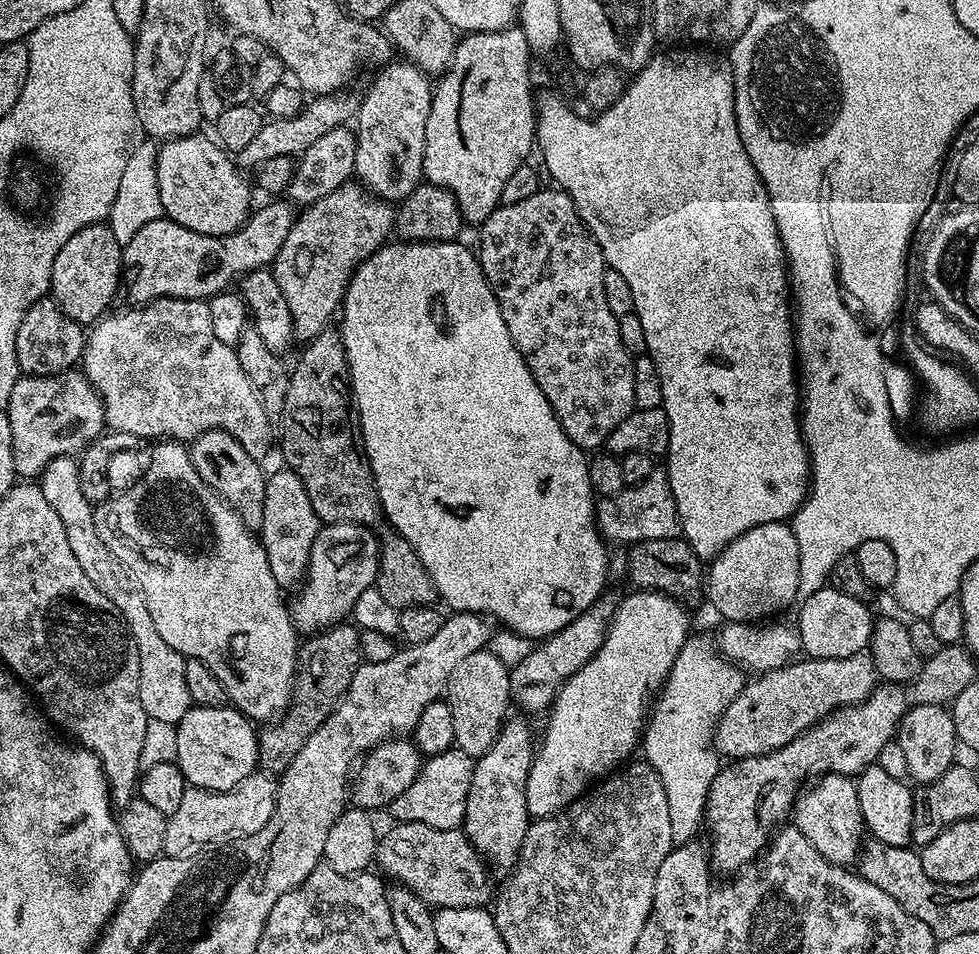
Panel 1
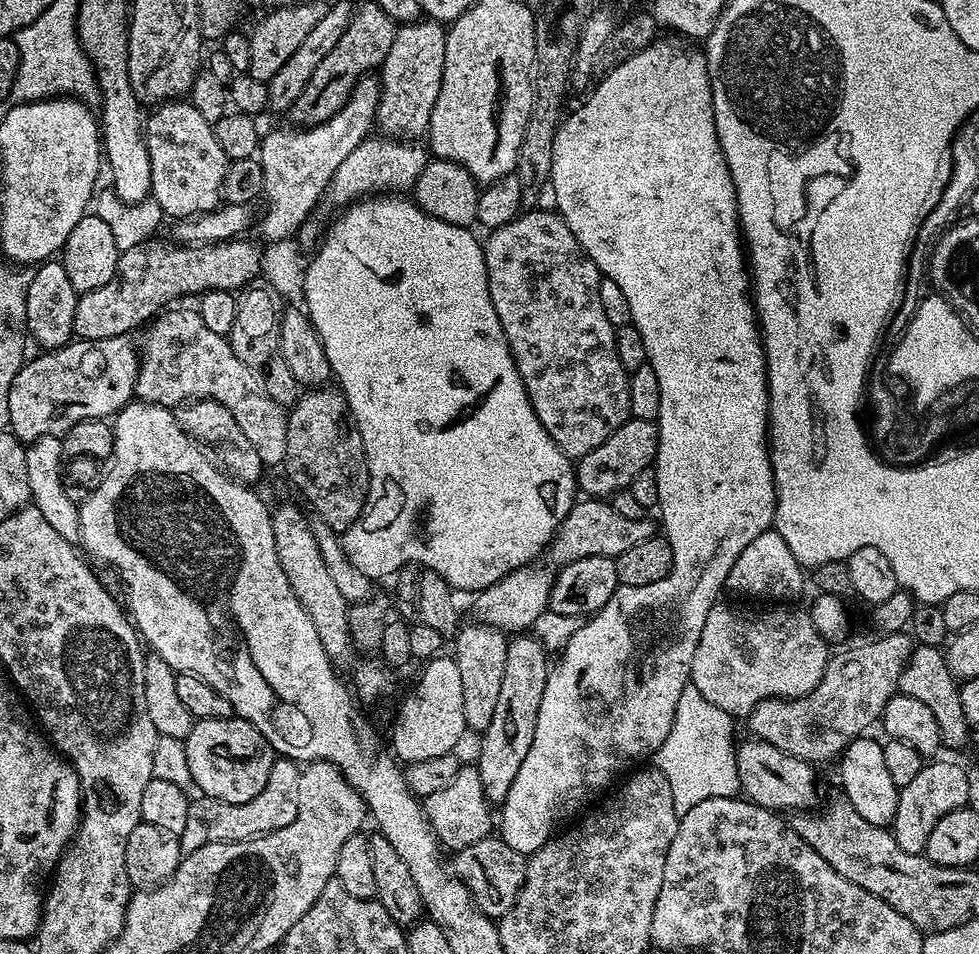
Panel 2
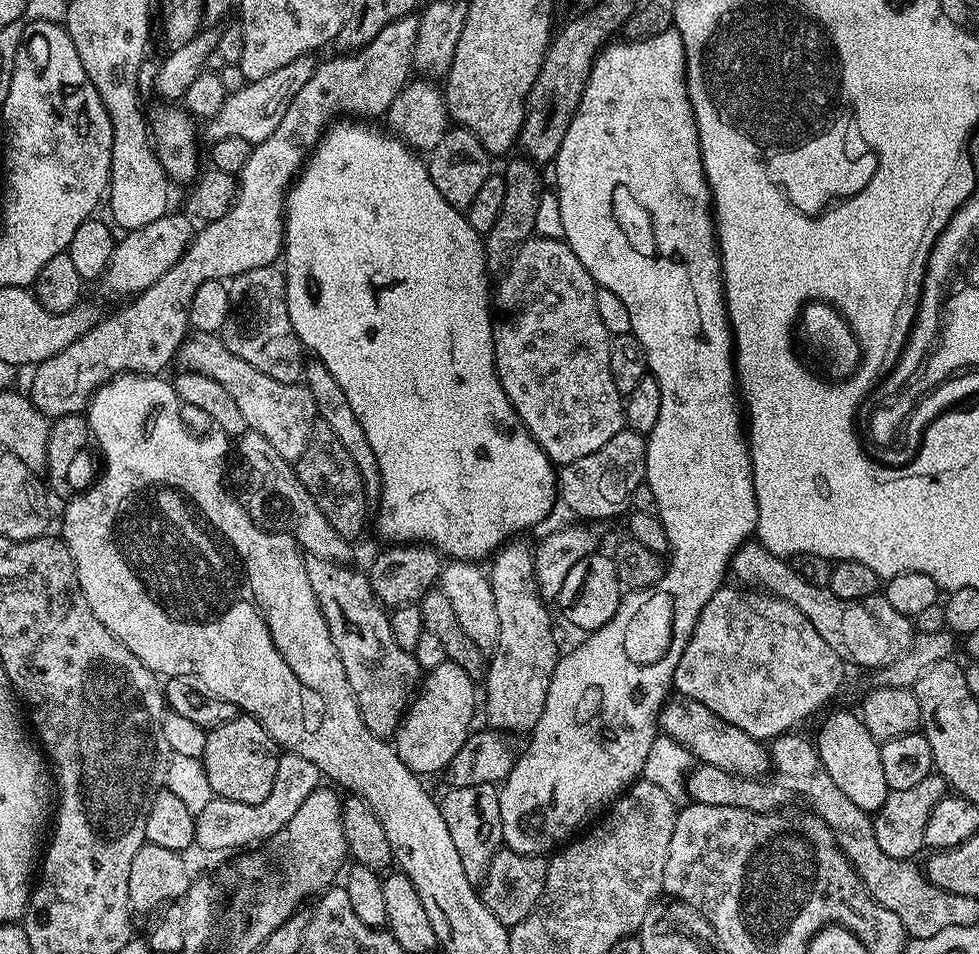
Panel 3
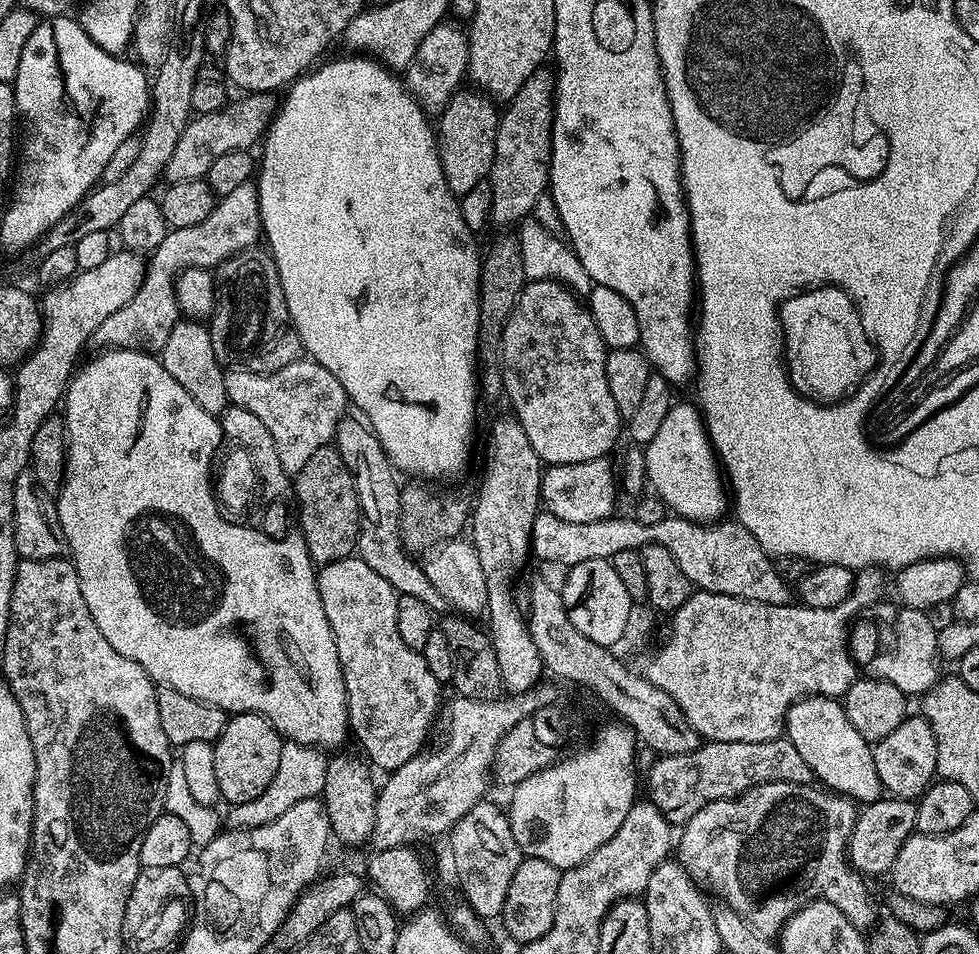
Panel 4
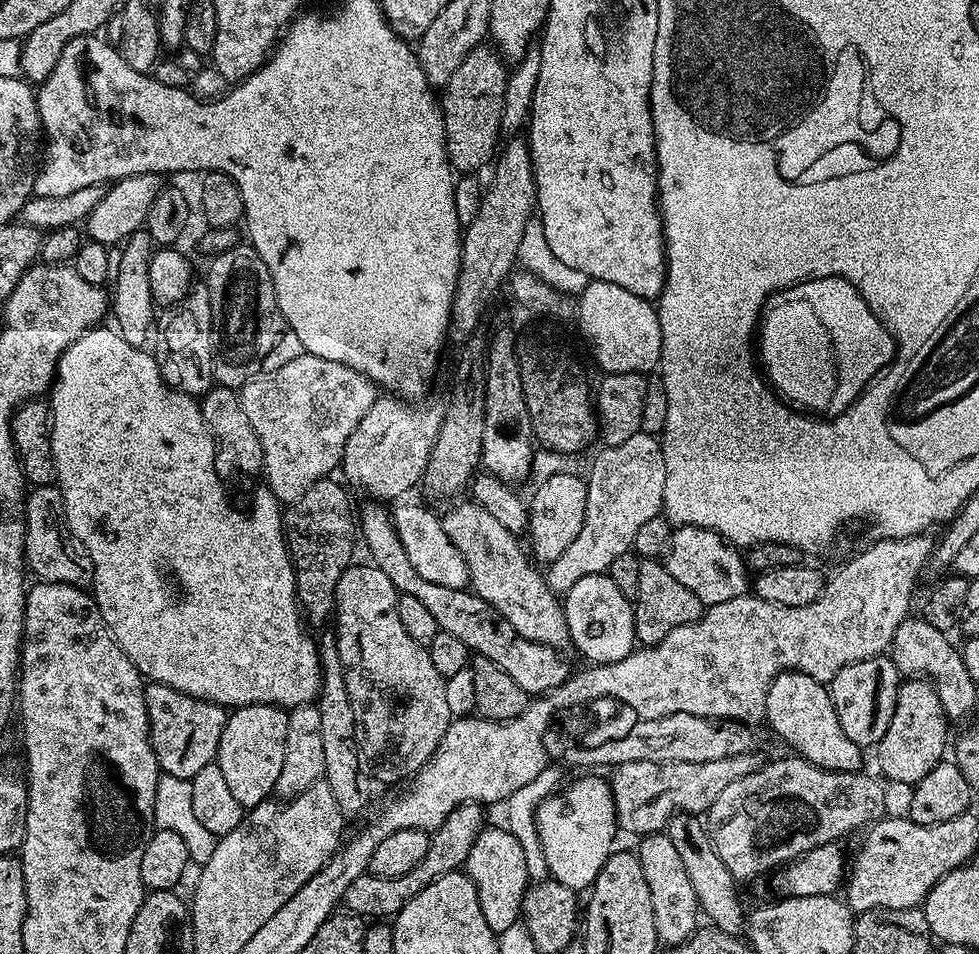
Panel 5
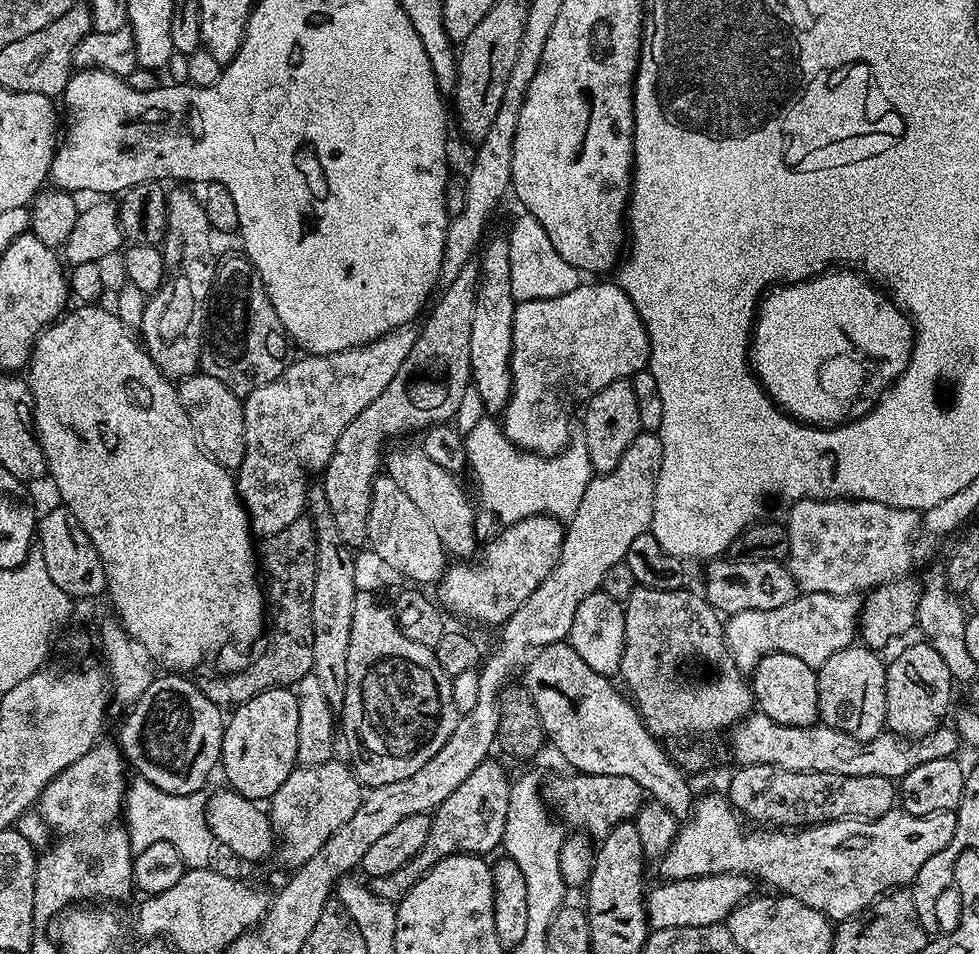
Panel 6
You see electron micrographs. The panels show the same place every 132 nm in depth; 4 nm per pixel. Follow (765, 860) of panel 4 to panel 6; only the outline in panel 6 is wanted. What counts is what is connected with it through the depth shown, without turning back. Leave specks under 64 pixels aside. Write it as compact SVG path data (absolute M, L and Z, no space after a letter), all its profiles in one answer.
M774 764L758 766L740 766L735 769L732 781L728 784L726 795L741 817L753 816L756 820L769 820L769 825L783 826L788 830L803 828L809 824L825 824L831 820L876 820L882 814L893 811L898 800L898 788L895 783L877 776L847 776L846 774L814 774L813 772L795 772L782 770Z

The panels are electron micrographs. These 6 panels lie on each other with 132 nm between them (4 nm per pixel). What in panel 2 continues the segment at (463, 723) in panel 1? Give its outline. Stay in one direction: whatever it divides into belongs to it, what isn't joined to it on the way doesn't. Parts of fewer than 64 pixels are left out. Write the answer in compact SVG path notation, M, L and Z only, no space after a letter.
M479 622L465 623L454 637L454 659L462 676L462 709L467 727L482 734L494 718L494 706L498 703L498 690L502 686L502 670L506 670L506 650L509 637L496 628Z

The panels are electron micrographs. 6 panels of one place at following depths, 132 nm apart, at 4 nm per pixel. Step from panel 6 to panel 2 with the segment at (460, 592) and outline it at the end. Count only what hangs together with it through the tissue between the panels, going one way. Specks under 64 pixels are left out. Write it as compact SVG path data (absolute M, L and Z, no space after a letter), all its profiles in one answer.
M630 418L602 446L594 446L590 454L579 457L575 461L576 487L588 498L610 498L616 492L631 489L634 478L642 474L642 470L653 467L660 426L654 420L638 420Z

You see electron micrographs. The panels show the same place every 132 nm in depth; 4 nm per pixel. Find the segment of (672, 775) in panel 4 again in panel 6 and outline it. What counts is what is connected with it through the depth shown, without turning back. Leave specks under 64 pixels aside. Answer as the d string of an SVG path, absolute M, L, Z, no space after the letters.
M585 772L568 775L572 776L556 776L549 784L547 781L544 788L545 799L557 817L564 816L563 823L569 829L572 827L572 830L583 830L589 837L608 836L610 830L614 830L614 826L631 821L640 805L645 803L646 793L638 786L638 782L634 782L634 778Z

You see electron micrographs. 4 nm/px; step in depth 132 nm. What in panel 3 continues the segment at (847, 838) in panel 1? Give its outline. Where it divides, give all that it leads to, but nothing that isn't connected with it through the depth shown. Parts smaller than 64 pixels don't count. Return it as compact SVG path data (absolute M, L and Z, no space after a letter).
M669 695L660 711L659 731L687 748L699 763L718 766L739 776L763 777L769 771L770 752L761 741L738 730L738 726L730 726L730 722L718 718L714 710L706 710L702 702L694 702L689 696Z

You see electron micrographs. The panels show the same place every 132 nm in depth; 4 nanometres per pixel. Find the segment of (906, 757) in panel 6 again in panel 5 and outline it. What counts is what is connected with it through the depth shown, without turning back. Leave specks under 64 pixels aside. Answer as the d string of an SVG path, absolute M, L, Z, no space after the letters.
M670 714L656 720L652 724L640 724L640 728L632 728L624 740L616 740L616 744L604 744L604 748L596 748L596 752L576 752L576 760L584 760L584 770L596 770L599 764L615 766L622 762L714 762L718 758L730 758L734 754L756 752L756 736L747 724L735 722L713 722L704 716L692 714Z

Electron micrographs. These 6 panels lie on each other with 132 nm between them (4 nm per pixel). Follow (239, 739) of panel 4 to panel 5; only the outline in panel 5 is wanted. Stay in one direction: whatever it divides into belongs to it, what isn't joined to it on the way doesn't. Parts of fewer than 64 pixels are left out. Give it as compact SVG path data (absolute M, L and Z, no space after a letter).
M251 704L235 709L225 719L214 763L222 770L226 786L230 786L230 794L241 808L257 808L275 793L282 762L286 762L287 733L288 712L275 704Z

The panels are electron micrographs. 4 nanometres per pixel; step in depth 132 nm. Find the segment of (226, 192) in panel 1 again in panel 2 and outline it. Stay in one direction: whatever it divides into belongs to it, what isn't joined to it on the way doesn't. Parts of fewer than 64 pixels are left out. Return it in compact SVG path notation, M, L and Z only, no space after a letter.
M169 100L157 105L152 111L154 112L151 116L149 113L144 124L149 150L152 199L162 210L163 215L172 216L171 219L174 220L188 219L215 210L223 199L222 182L230 161L222 146L219 146L212 125L186 100Z

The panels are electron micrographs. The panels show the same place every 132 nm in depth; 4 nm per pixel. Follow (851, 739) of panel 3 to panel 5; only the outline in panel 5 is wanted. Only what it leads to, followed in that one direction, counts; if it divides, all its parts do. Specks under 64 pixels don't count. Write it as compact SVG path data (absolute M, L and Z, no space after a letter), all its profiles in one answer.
M780 672L770 682L770 690L766 694L766 710L764 711L766 724L776 731L780 740L785 740L792 747L791 751L801 760L808 760L814 766L825 768L831 772L858 772L861 771L865 753L842 731L838 723L838 714L834 710L831 691L825 685L819 684L801 672Z

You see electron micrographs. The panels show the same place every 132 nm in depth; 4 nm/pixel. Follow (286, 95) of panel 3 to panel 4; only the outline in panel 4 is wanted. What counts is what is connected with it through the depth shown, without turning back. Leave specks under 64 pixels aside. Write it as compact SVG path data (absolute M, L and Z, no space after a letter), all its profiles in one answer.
M249 92L239 98L241 100L233 99L221 112L195 115L189 120L182 137L178 138L178 143L174 146L173 155L167 162L164 171L167 183L177 184L205 179L214 158L234 150L248 150L253 147L251 144L261 143L264 133L278 111L277 97L270 92Z

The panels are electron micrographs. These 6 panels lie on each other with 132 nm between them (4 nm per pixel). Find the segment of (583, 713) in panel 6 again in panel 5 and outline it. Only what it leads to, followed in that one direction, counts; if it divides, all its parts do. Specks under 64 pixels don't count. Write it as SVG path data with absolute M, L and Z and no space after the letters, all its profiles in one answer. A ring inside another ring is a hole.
M368 502L361 512L359 509L358 536L363 547L364 544L368 547L367 559L378 570L382 570L390 582L394 582L399 595L418 598L418 602L428 607L441 632L455 634L461 642L466 642L466 646L475 655L490 658L490 662L502 666L502 670L506 670L506 674L510 674L510 678L522 686L525 694L544 694L568 681L570 669L557 649L522 638L522 634L518 634L514 626L510 626L510 622L506 622L506 618L502 618L502 614L498 614L490 602L468 588L438 586L434 582L426 582L426 578L418 575L410 563L410 556L406 550L402 550L402 542L398 542L396 527L392 525L392 512L384 508L387 507L383 503ZM696 814L672 816L666 834L670 842L674 842L678 855L686 865L686 874L690 877L690 886L694 886L699 911L703 915L704 912L708 915L707 923L730 936L739 937L746 928L744 904L736 894L737 885L732 879L730 870L726 870L726 862L718 858L716 847L712 845L712 840L708 836L705 821Z

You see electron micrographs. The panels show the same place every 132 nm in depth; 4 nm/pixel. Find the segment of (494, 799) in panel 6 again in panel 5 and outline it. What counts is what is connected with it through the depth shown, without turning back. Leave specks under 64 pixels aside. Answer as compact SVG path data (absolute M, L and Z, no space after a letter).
M459 804L446 818L443 826L431 833L426 858L422 858L422 862L418 862L418 866L414 866L414 870L394 878L371 874L354 878L354 882L344 895L343 907L348 907L345 909L351 915L361 918L395 918L402 910L402 906L406 906L406 902L410 902L410 898L422 894L422 890L426 890L426 886L430 886L430 882L438 882L438 878L463 869L466 858L470 854L470 846L474 846L478 834L486 826L484 812L485 809L478 804Z

